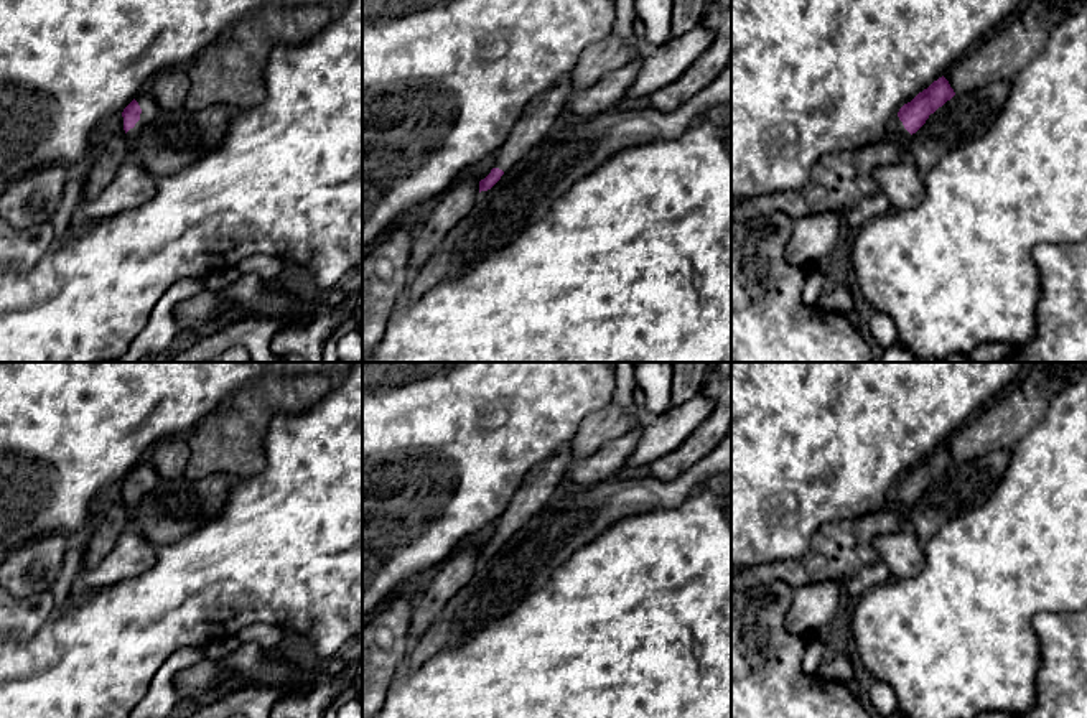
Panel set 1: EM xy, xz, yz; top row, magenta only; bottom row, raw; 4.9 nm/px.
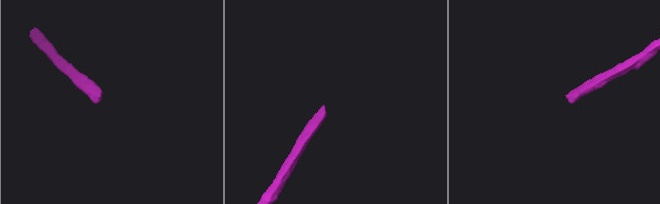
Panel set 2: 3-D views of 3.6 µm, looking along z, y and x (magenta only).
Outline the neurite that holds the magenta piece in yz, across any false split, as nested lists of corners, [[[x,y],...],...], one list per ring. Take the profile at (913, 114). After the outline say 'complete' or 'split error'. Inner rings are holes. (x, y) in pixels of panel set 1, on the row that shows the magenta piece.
[[[942,76],[934,81],[927,89],[919,92],[911,102],[904,104],[898,115],[888,124],[886,137],[898,140],[909,140],[947,100],[955,96],[949,81]]]; split error

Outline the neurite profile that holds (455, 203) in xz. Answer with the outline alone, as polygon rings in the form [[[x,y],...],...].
[[[456,181],[441,196],[428,219],[417,229],[410,249],[410,263],[423,267],[446,234],[471,211],[479,183]]]

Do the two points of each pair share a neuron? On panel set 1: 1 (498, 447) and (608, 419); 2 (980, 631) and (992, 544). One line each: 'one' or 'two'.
1: two
2: one

